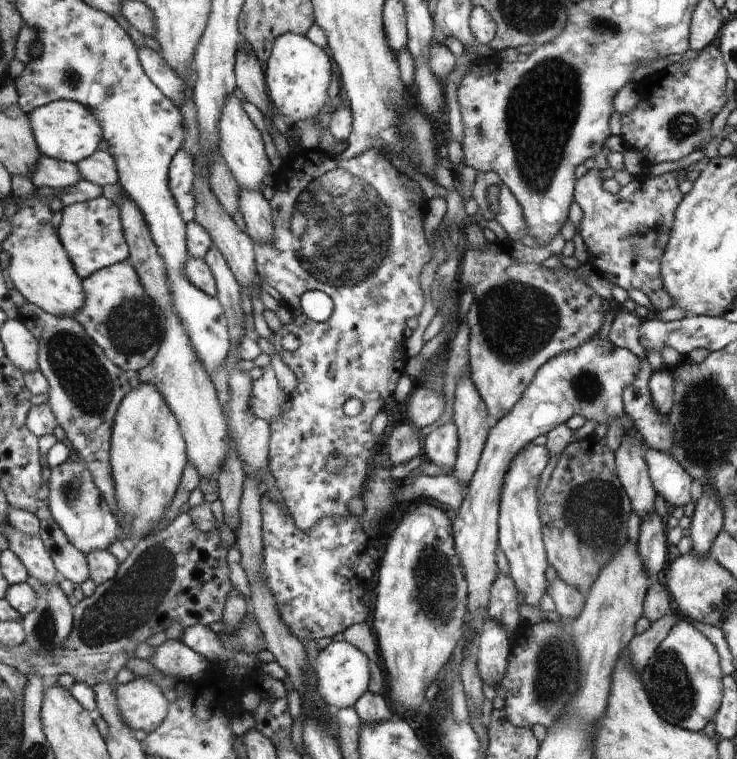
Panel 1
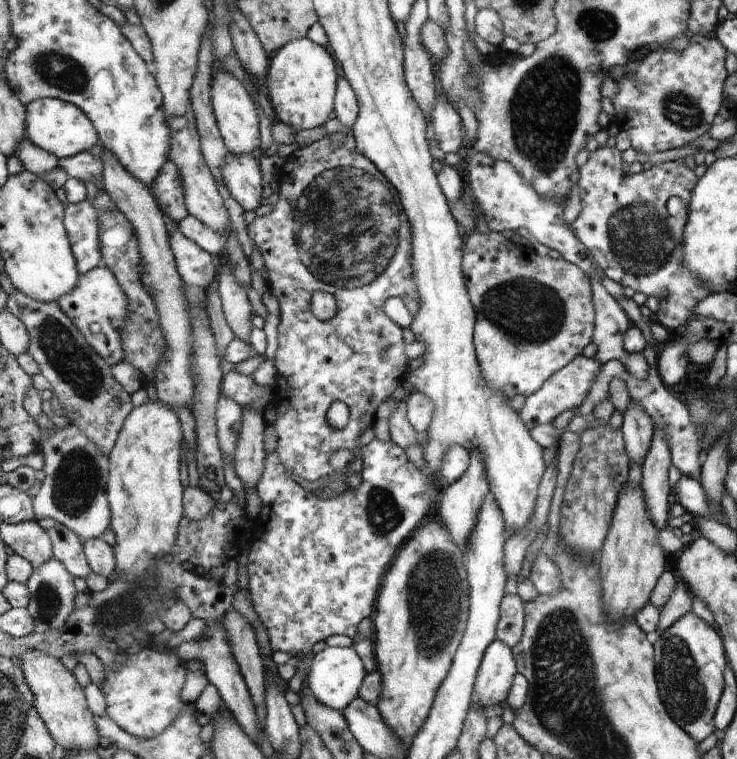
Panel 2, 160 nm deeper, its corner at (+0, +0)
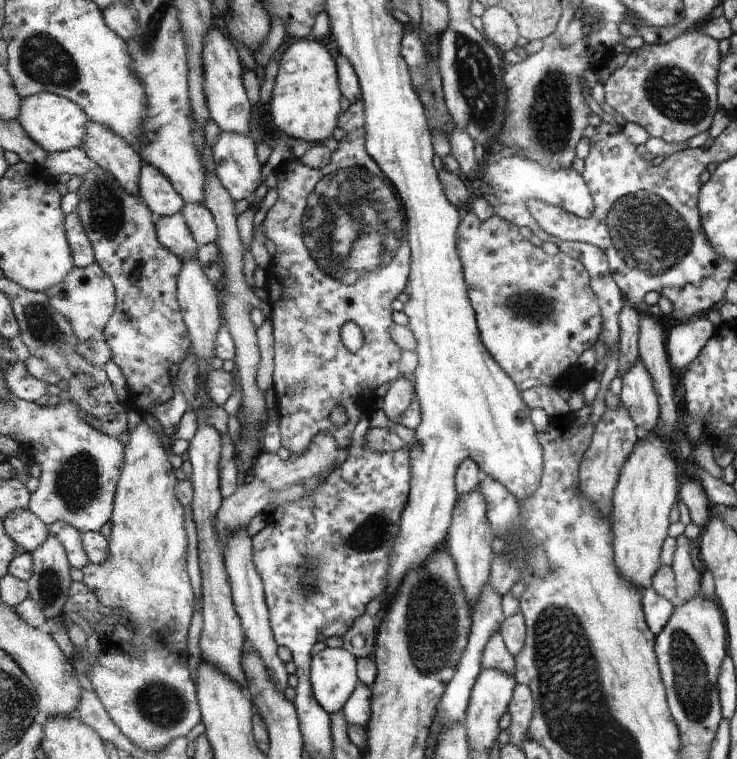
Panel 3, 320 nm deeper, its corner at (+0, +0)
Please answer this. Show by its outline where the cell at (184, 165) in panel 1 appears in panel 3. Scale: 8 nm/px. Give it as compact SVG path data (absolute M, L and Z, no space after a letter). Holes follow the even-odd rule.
M145 164L139 176L139 194L155 217L181 212L185 205L172 183L155 166Z

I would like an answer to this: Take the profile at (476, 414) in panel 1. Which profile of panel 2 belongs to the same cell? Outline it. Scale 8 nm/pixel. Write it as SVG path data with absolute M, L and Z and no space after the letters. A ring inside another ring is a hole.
M468 450L468 460L470 460L470 464L468 464L464 475L460 476L454 484L444 485L442 494L440 494L440 501L438 502L437 517L448 528L452 540L456 544L460 544L460 548L464 548L464 550L466 550L468 538L470 538L470 534L472 534L472 530L474 530L474 526L478 522L478 512L480 512L482 504L484 504L484 498L486 498L486 494L491 493L482 452L480 450Z

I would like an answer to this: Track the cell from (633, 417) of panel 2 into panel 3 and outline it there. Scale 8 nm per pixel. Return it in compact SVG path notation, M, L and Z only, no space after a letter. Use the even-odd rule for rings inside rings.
M638 356L621 377L623 387L618 395L621 404L641 426L642 432L652 430L658 422L661 404L651 372Z

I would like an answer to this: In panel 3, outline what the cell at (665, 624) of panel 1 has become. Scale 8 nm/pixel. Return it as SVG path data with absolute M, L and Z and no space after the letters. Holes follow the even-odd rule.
M684 533L676 538L675 551L672 556L673 561L670 563L677 586L674 606L696 596L700 591L701 574L696 570L696 566L694 566L694 562L690 557L691 541Z

